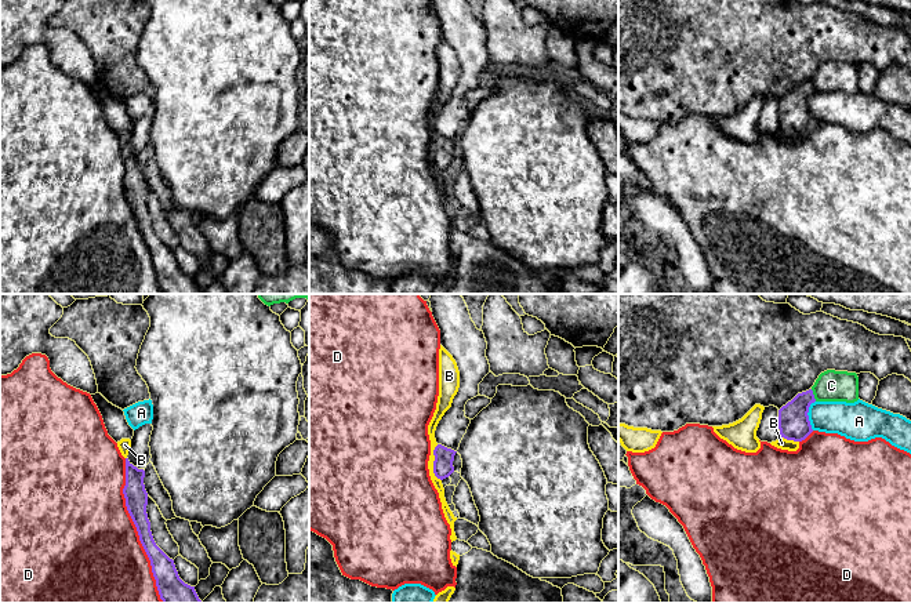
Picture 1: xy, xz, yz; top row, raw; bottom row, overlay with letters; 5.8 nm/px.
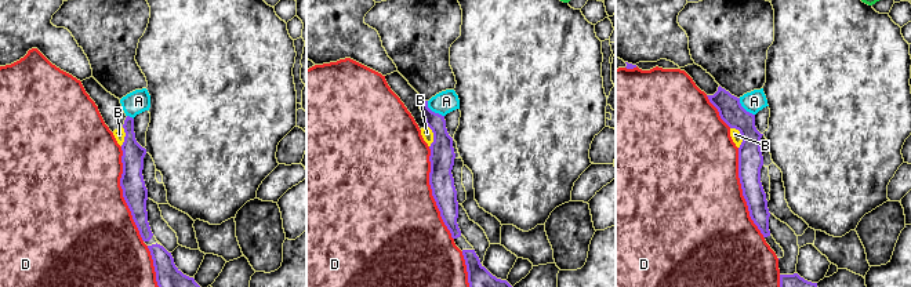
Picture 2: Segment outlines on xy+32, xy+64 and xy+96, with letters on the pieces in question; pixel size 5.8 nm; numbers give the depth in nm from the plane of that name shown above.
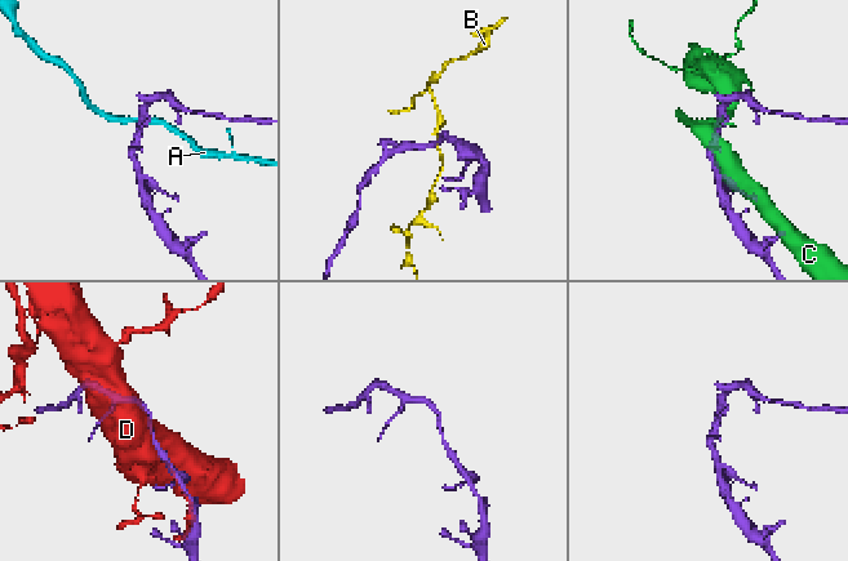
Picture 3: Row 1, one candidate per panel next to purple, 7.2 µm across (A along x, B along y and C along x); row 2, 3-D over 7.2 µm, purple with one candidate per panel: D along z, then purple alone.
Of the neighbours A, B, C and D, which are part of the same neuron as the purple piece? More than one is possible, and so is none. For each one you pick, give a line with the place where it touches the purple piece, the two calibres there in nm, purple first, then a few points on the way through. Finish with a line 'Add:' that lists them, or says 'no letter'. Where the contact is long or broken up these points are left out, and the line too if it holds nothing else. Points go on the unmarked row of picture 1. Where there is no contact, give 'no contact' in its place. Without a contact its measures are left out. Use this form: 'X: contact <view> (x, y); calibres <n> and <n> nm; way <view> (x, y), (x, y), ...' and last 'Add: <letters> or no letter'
Add: no letter

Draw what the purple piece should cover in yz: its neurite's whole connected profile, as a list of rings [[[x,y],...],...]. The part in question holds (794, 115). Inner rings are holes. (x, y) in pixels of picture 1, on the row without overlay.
[[[809,80],[798,84],[778,101],[778,120],[781,128],[802,132],[813,123],[807,103],[810,95],[814,92],[813,81]]]

